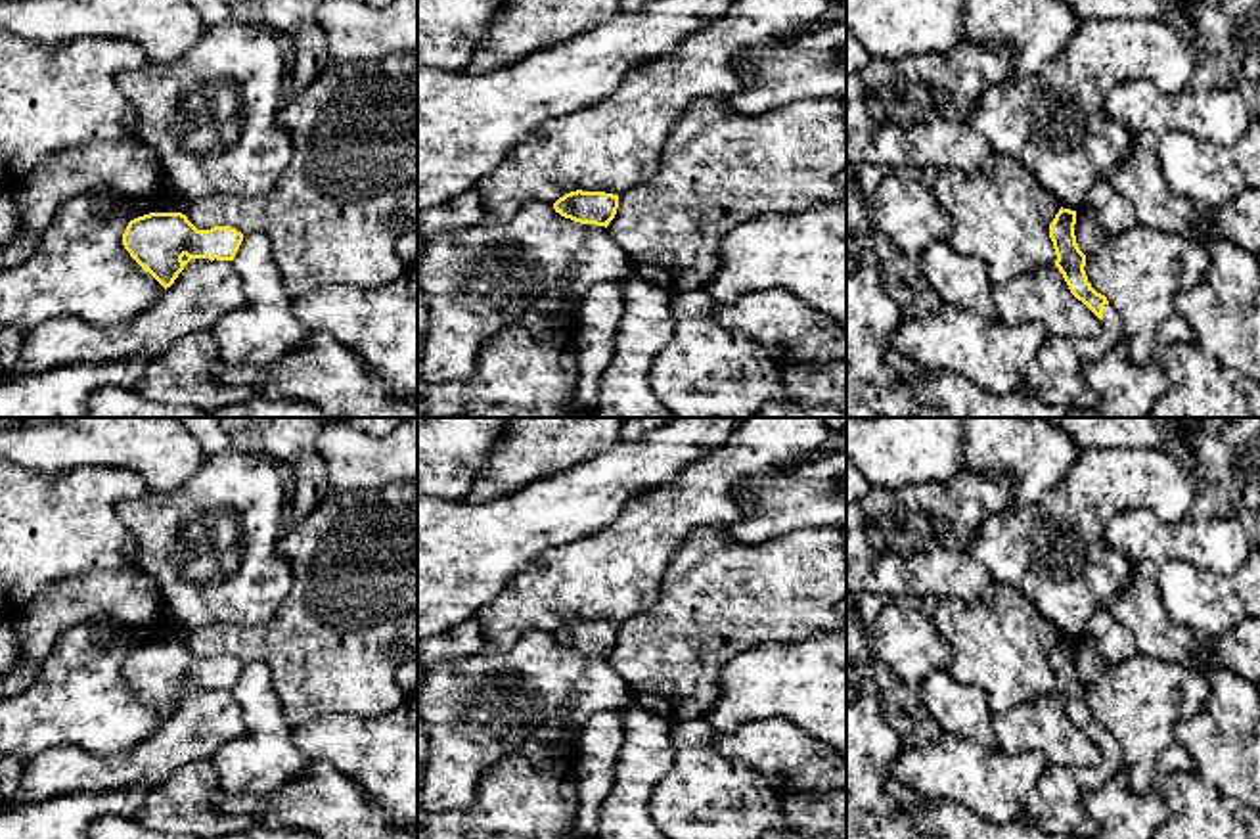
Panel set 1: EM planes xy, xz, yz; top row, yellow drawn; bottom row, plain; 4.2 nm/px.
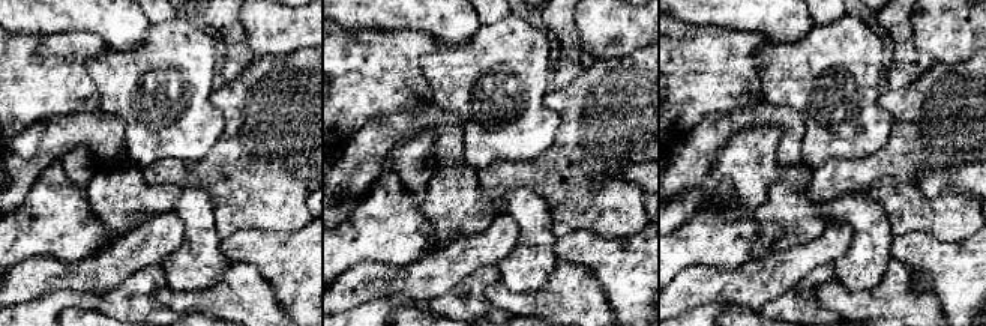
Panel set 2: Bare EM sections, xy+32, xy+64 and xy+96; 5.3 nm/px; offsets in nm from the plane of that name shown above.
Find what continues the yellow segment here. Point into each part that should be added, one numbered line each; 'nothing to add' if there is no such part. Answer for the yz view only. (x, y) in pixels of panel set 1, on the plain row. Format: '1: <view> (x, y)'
1: yz (1054, 807)

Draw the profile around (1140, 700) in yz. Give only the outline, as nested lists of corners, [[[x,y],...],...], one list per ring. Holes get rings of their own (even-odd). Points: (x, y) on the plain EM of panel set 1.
[[[1136,653],[1086,686],[1091,716],[1118,741],[1128,787],[1143,795],[1160,782],[1159,759],[1176,741],[1176,724],[1208,697],[1204,672]]]

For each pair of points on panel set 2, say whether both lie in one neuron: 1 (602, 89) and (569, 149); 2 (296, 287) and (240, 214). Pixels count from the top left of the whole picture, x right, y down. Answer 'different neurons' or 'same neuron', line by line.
1: same neuron
2: different neurons

